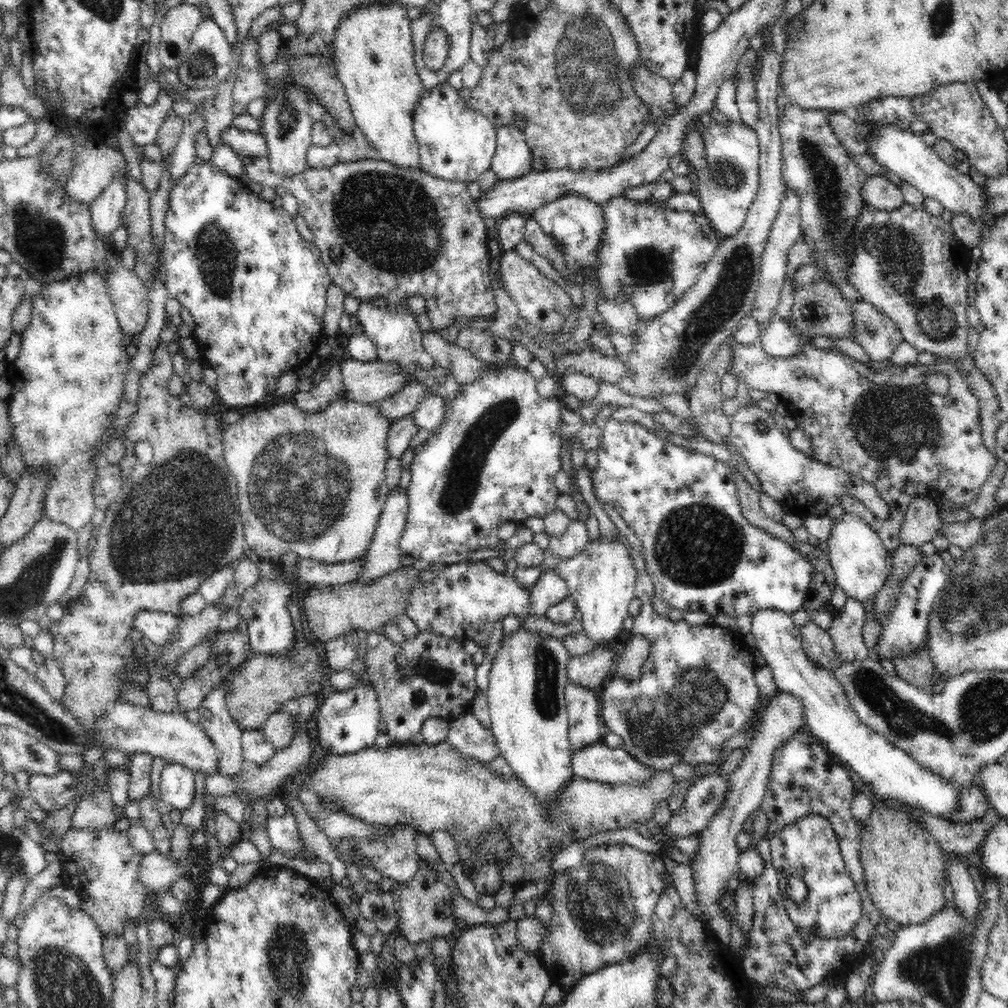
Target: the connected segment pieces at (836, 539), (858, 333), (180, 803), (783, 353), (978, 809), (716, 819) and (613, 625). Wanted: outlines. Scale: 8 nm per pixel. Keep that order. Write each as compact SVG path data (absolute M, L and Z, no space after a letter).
M840 512L841 517L833 520L832 534L827 541L829 561L835 574L835 585L840 586L846 596L860 603L876 595L889 575L889 550L878 534L854 512Z
M860 300L848 302L854 315L854 333L851 340L859 343L872 360L882 362L890 358L903 341L903 334L896 323L873 304Z
M166 763L160 777L161 799L169 808L188 810L194 800L195 772L180 763Z
M774 313L756 343L774 358L790 358L798 354L802 344L797 340L791 325Z
M975 784L970 785L966 790L958 788L957 795L958 806L955 815L942 818L950 824L968 824L968 822L974 822L974 820L984 817L988 812L989 804L983 788Z
M779 690L770 698L767 708L762 713L762 722L755 736L751 738L741 763L729 776L728 790L722 806L711 816L710 822L701 830L699 849L691 860L691 870L699 904L703 911L703 920L708 927L708 920L718 910L718 898L726 892L731 877L739 875L738 857L741 853L736 838L744 830L744 823L750 814L759 811L760 802L768 786L768 776L772 768L772 759L776 747L783 745L793 734L806 730L802 703L787 692Z
M617 530L614 539L604 539L600 536L596 541L590 540L580 554L562 561L553 568L568 587L568 595L582 613L583 631L595 642L596 647L612 646L616 643L623 630L622 622L630 615L628 604L635 597L637 575L630 558L630 550L632 548L629 542Z

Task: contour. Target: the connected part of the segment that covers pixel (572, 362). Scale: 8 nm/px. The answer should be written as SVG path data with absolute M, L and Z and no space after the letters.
M587 347L579 353L571 353L555 359L556 372L562 377L566 372L581 372L600 382L617 383L627 373L624 360L602 355L595 348Z

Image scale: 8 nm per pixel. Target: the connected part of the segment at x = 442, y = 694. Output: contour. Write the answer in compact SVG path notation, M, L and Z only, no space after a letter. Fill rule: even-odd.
M372 631L368 636L368 651L364 656L366 672L362 676L355 676L350 669L326 669L326 688L332 692L346 692L358 684L369 683L377 694L381 720L386 722L386 733L390 736L388 747L419 739L424 721L430 717L438 717L447 721L458 718L464 712L470 711L472 700L478 694L476 683L477 666L474 665L472 655L466 653L464 642L455 638L428 632L418 632L413 638L406 637L403 642L395 644L384 635L384 632Z

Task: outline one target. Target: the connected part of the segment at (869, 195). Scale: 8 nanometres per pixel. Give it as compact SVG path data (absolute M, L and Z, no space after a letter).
M883 175L870 176L861 189L861 194L868 206L888 212L898 210L905 202L902 190Z

